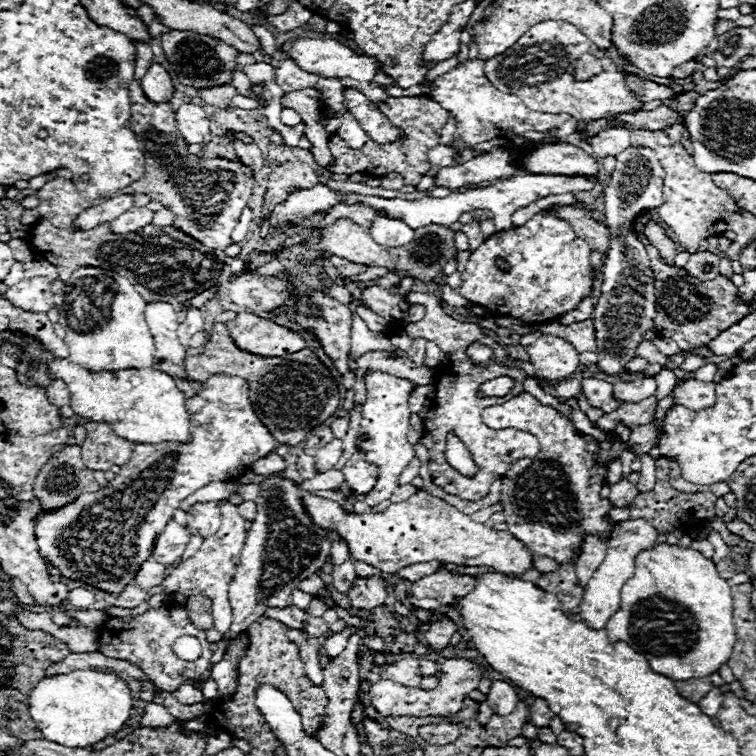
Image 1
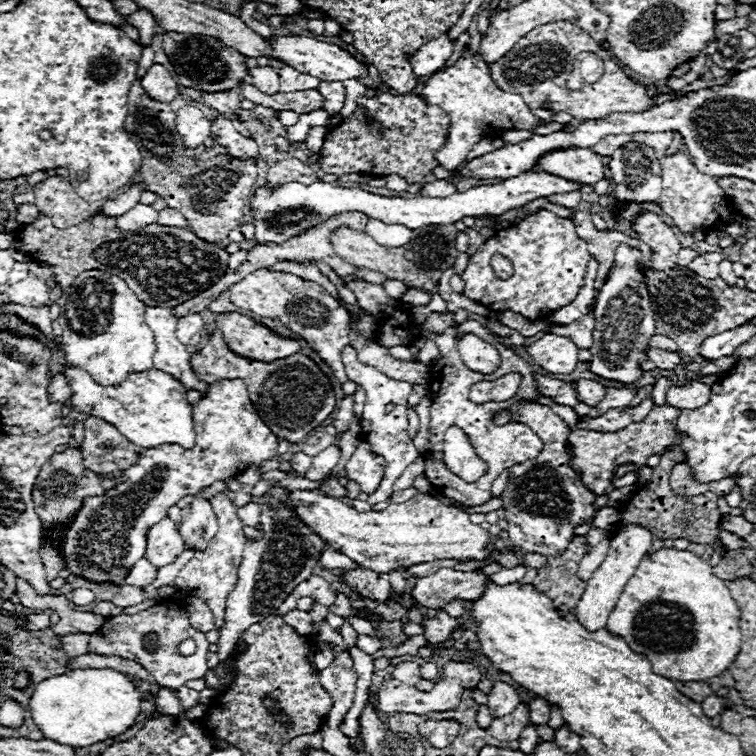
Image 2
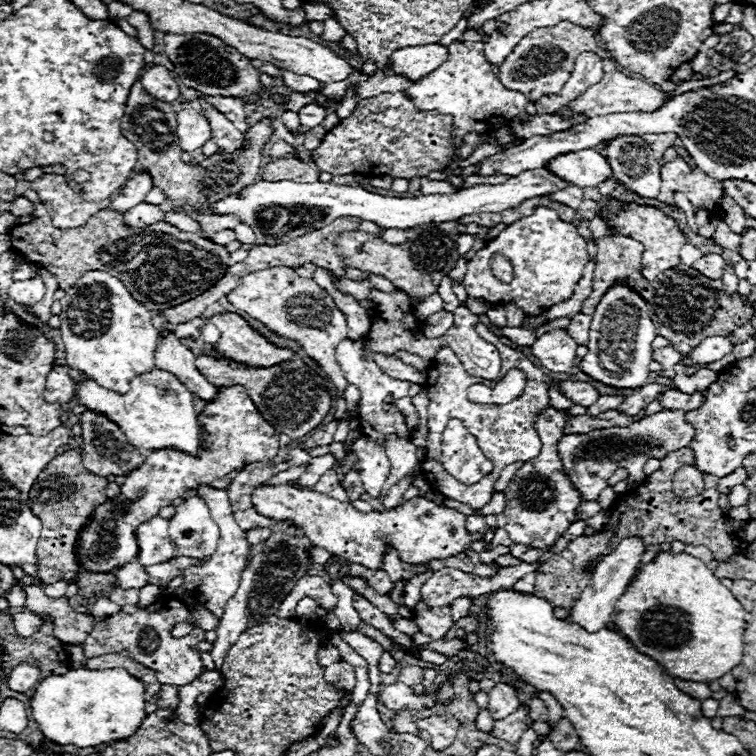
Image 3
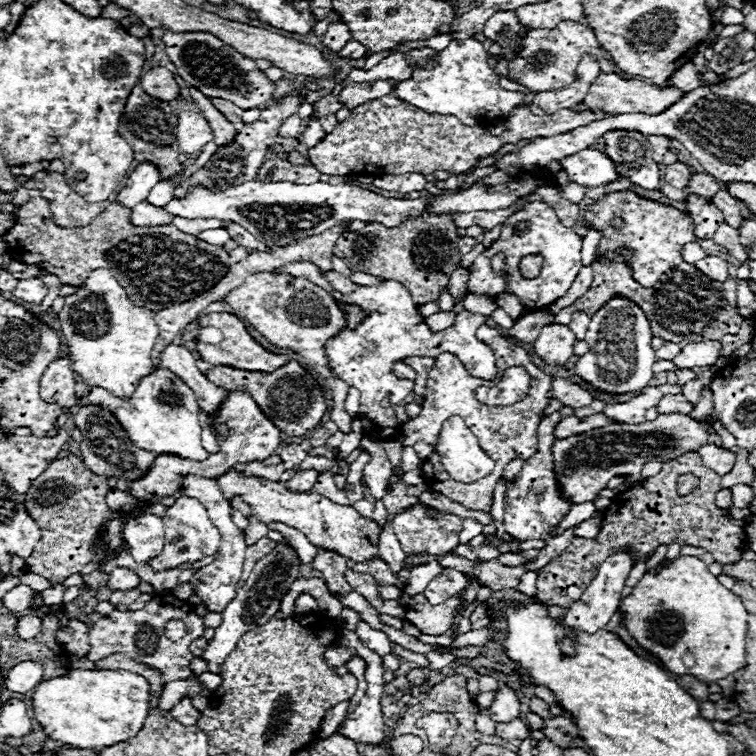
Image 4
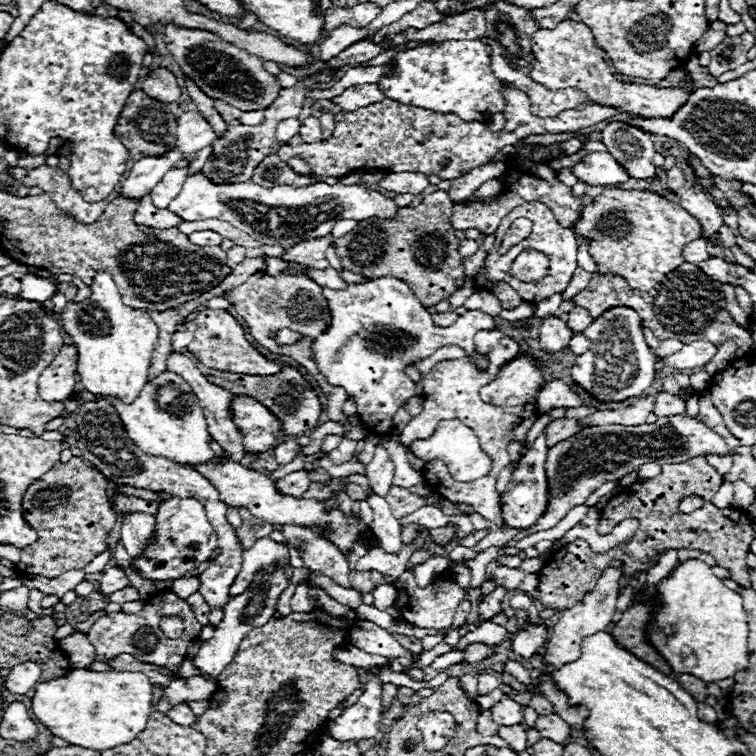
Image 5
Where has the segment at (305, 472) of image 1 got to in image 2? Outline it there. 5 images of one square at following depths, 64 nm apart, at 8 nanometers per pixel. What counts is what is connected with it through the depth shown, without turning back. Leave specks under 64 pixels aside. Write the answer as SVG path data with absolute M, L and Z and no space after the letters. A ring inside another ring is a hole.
M296 452L294 456L292 456L292 468L296 470L296 472L306 472L308 468L310 468L310 456L308 454L304 454L304 452Z

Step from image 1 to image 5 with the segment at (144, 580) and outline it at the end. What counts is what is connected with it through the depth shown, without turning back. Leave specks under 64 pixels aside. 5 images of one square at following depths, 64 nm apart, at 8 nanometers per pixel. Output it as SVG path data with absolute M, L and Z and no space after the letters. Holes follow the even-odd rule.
M110 568L100 578L100 594L102 596L110 596L112 592L116 592L118 588L124 588L124 586L128 586L128 578L124 576L124 572L120 568Z

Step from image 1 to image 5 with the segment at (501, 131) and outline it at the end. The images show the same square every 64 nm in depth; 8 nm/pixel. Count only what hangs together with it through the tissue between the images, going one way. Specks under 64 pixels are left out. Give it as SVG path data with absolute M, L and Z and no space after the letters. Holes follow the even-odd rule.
M446 40L404 50L392 58L396 70L386 72L376 84L386 98L400 104L428 108L434 112L454 112L462 120L488 122L492 114L504 112L500 80L490 70L490 56L480 40Z

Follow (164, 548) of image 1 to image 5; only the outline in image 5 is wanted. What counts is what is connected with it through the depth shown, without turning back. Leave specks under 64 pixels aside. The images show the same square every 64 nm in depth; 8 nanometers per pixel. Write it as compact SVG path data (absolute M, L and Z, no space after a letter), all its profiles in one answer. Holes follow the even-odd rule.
M132 512L132 514L122 518L122 522L120 522L120 542L130 556L136 556L144 548L152 528L154 528L154 516L152 514Z

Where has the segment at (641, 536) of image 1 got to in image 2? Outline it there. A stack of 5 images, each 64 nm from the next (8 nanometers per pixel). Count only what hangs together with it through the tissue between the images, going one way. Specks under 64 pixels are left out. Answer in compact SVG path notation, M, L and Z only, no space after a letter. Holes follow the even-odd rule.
M630 526L622 532L618 532L612 540L610 540L610 548L606 554L606 560L598 566L598 570L592 574L592 578L588 580L588 586L580 598L580 602L574 608L574 616L576 620L590 632L606 628L608 616L614 610L626 582L634 576L642 556L648 552L648 548L652 546L652 536L646 528L638 528L638 526Z

